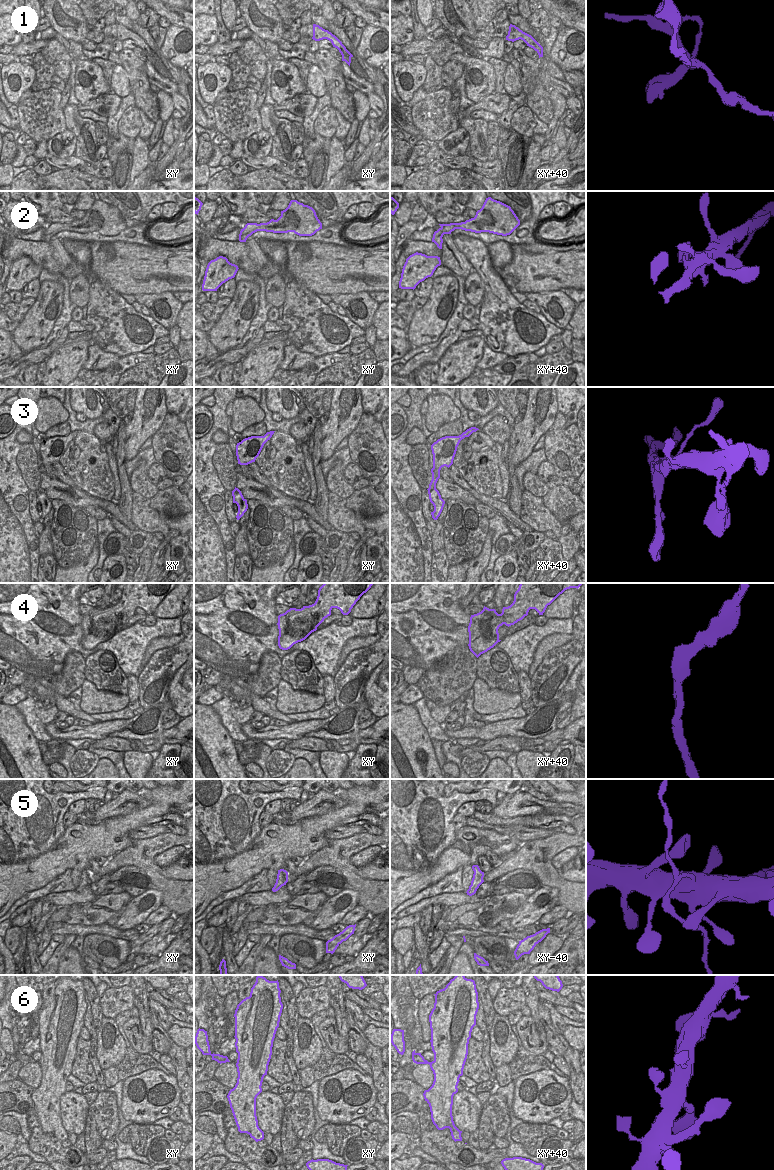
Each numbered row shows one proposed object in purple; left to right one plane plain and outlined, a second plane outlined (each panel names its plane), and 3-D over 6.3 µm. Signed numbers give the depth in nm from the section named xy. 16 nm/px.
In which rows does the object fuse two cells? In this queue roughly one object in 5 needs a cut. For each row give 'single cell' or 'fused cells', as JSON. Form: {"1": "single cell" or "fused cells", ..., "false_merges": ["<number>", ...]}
{"1": "single cell", "2": "single cell", "3": "single cell", "4": "single cell", "5": "fused cells", "6": "single cell", "false_merges": ["5"]}

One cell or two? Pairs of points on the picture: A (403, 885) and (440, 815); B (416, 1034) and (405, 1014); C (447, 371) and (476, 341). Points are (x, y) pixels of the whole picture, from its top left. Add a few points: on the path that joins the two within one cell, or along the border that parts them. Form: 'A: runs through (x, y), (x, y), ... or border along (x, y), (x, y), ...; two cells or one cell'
A: border along (433, 863), (426, 868), (418, 870), (400, 870); two cells
B: runs through (414, 1029), (409, 1019); one cell
C: runs through (455, 363), (468, 350), (468, 345); one cell

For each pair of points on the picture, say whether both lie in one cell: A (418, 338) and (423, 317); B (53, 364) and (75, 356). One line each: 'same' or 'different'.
A: same
B: same

